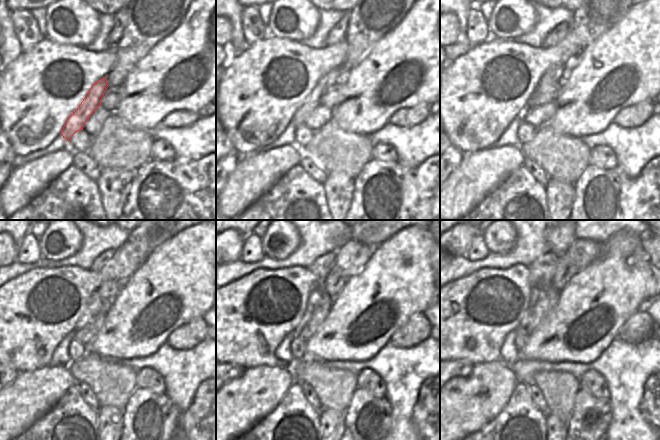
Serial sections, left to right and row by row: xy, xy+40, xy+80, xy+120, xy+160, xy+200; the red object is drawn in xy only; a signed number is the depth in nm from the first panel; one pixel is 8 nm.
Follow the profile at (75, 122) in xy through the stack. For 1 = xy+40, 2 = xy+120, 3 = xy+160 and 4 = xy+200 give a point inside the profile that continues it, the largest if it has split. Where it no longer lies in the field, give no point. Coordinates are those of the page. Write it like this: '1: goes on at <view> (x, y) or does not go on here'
1: goes on at xy+40 (337, 76)
2: goes on at xy+120 (108, 290)
3: goes on at xy+160 (334, 282)
4: goes on at xy+200 (564, 270)

